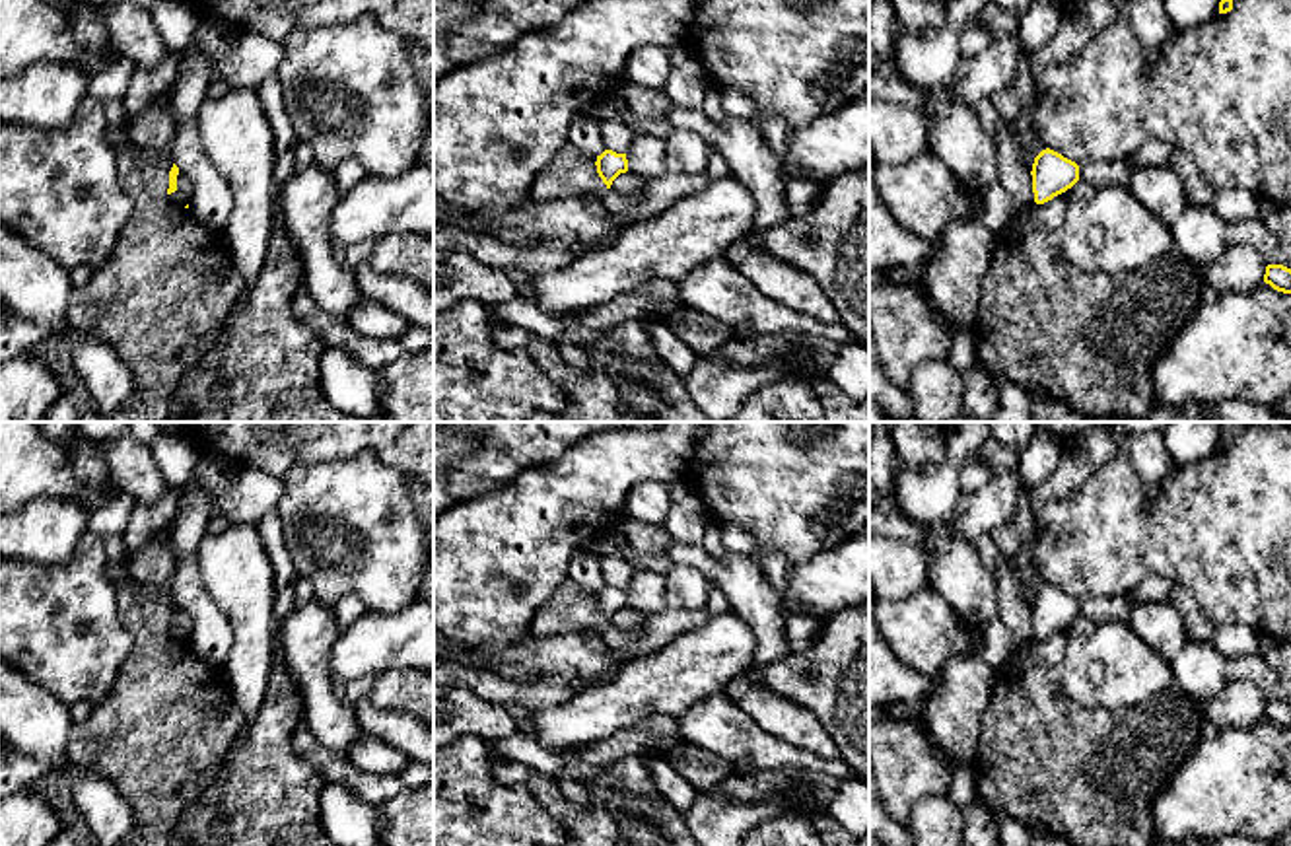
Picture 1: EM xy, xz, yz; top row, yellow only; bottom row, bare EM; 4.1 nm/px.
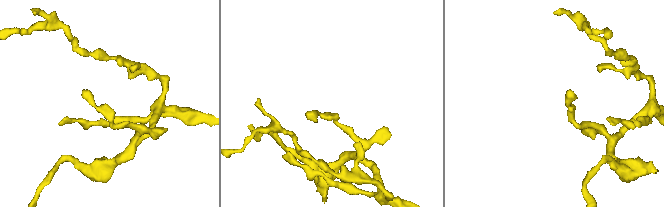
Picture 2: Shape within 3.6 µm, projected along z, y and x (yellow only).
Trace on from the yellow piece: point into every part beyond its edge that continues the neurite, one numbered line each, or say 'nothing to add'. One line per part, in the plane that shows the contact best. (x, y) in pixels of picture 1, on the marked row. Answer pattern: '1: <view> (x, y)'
nothing to add

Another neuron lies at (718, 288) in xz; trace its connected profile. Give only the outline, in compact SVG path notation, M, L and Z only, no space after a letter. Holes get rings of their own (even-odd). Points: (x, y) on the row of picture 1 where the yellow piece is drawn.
M723 255L702 263L677 284L684 305L731 327L749 325L756 335L793 331L836 346L859 344L842 323L822 325L762 296Z

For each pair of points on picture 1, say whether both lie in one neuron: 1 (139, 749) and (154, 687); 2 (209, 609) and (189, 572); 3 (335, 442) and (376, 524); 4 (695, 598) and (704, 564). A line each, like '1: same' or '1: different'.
1: same
2: same
3: different
4: different

